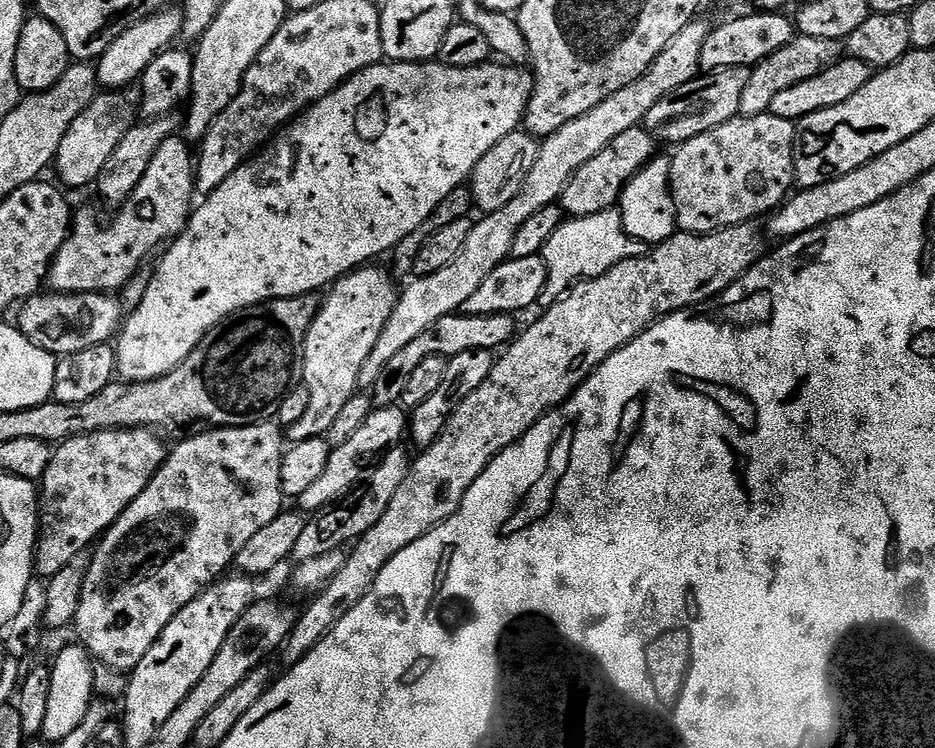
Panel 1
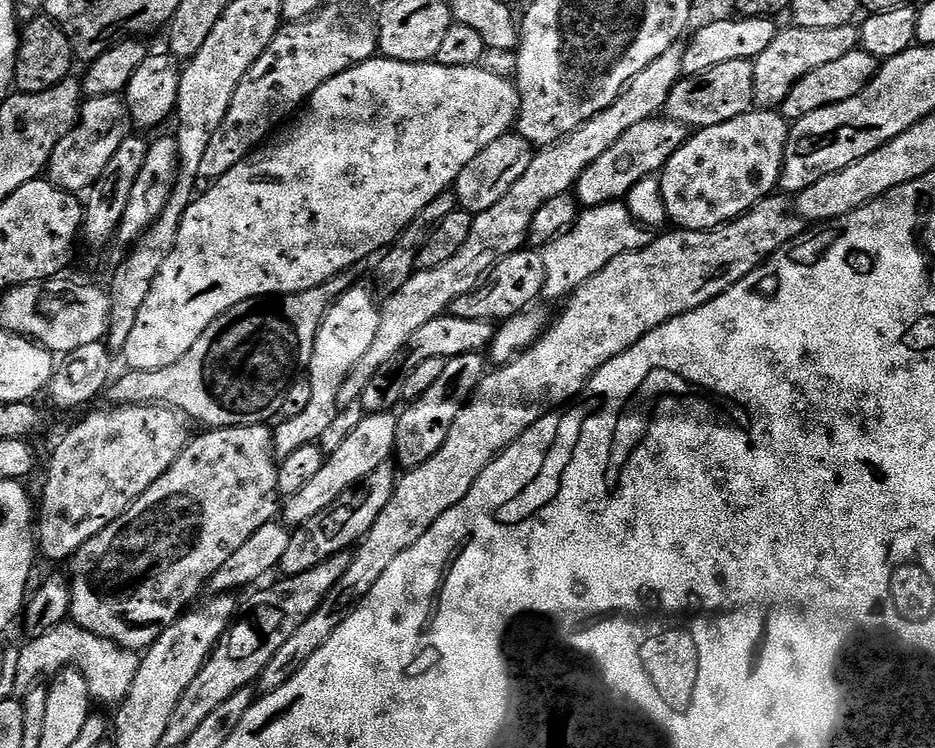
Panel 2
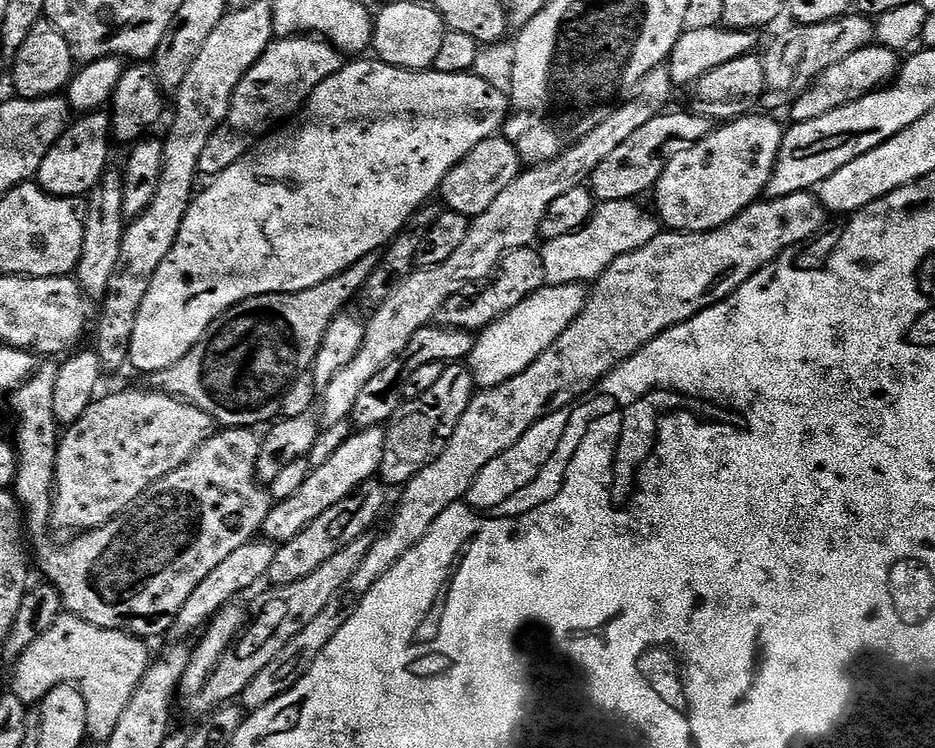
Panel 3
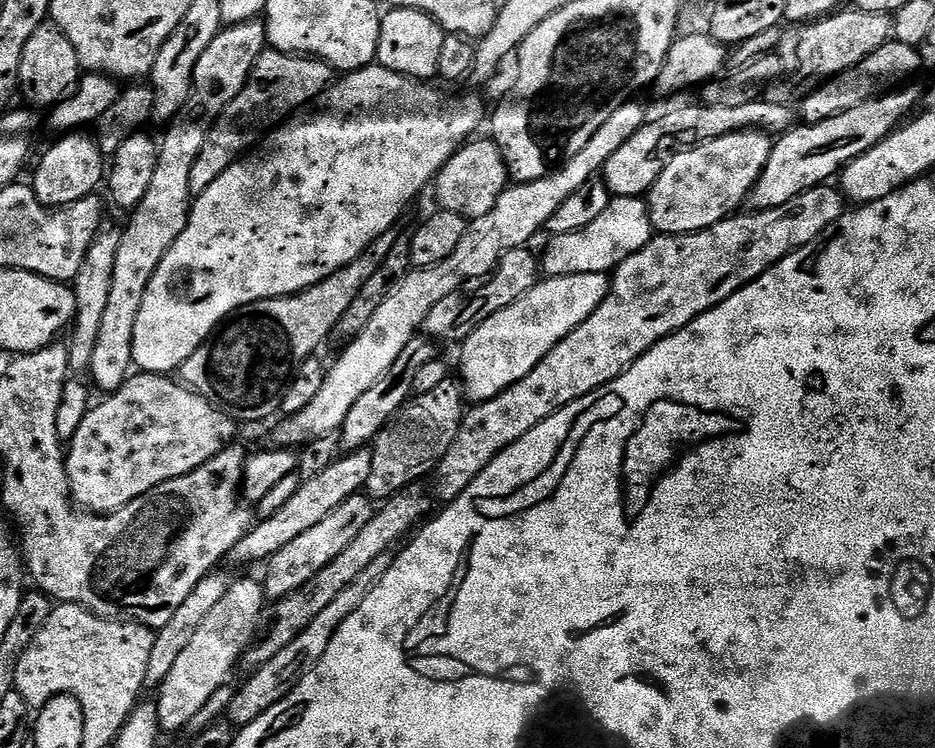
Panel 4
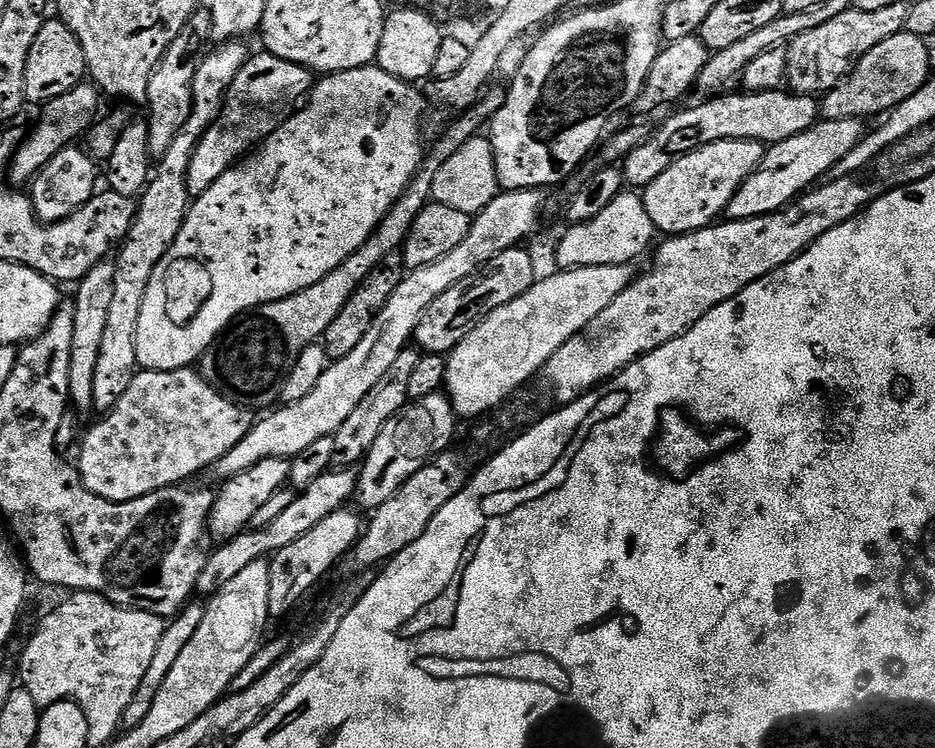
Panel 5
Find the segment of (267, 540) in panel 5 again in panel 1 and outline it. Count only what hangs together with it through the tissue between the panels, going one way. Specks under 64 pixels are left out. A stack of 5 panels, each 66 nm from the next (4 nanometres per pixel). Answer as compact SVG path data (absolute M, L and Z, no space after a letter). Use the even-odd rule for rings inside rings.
M373 407L370 418L352 435L345 444L332 450L330 462L326 462L326 470L322 470L314 482L298 497L298 508L301 513L315 514L321 512L326 506L337 504L343 500L372 469L378 467L382 458L390 454L390 450L401 447L403 438L410 428L410 416L403 407L391 408Z

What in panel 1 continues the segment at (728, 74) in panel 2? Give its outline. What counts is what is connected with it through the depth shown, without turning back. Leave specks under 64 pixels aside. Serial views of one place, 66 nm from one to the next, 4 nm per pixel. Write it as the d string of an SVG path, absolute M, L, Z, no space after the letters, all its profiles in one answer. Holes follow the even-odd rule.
M719 68L713 72L697 74L690 82L686 82L669 96L664 96L646 114L643 127L657 141L664 140L671 146L679 146L703 132L714 130L740 115L742 94L746 91L746 82L750 82L752 68Z

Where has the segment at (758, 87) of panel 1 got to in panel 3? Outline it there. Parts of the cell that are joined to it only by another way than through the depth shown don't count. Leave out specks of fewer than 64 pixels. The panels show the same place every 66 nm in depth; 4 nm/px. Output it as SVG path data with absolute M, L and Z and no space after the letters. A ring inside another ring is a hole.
M849 14L821 24L805 24L803 26L792 26L789 32L784 32L768 48L768 53L763 53L764 61L764 87L760 96L759 107L765 113L775 113L775 108L787 109L794 101L802 95L807 88L813 84L834 62L842 62L842 58L850 58L854 50L862 50L873 43L874 24L867 16Z

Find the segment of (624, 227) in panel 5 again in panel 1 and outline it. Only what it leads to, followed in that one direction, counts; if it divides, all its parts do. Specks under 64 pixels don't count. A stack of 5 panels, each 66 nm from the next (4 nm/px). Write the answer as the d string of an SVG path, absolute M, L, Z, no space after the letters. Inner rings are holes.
M616 208L565 219L558 226L558 230L550 234L550 242L546 242L542 253L548 267L548 281L540 296L539 307L546 309L554 306L561 296L565 296L581 280L598 278L606 274L606 270L618 266L618 262L641 255L641 252L640 241L629 236L622 222L622 214Z

